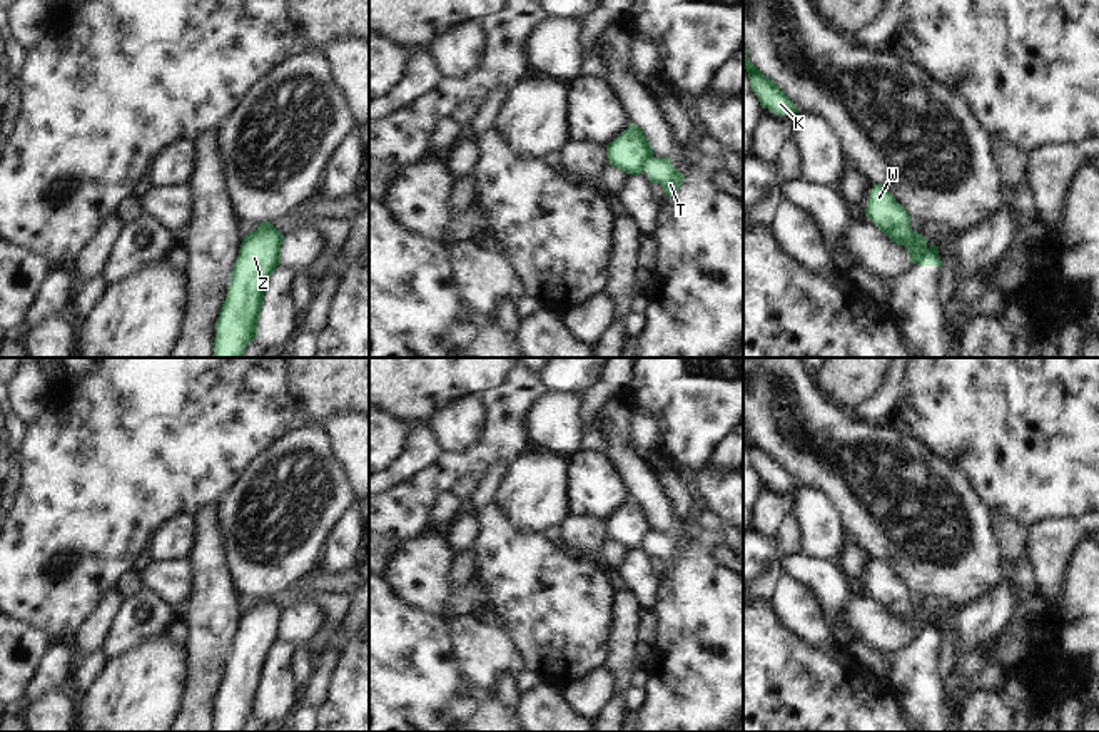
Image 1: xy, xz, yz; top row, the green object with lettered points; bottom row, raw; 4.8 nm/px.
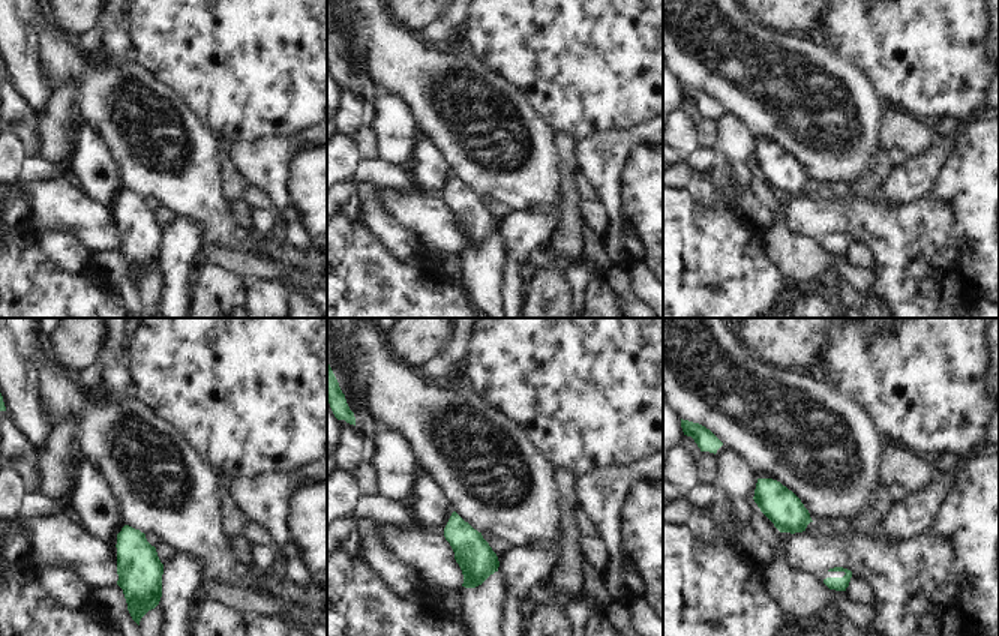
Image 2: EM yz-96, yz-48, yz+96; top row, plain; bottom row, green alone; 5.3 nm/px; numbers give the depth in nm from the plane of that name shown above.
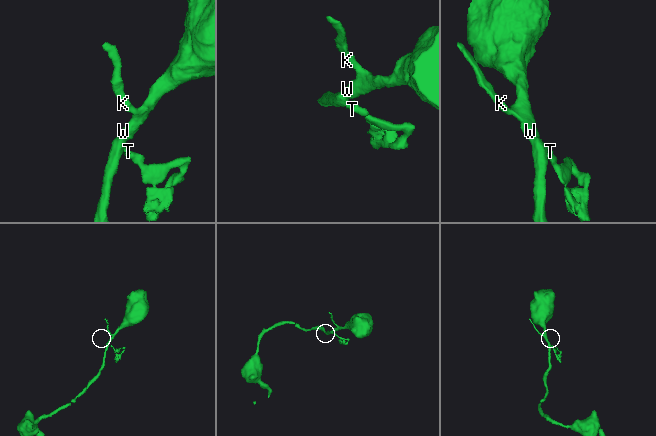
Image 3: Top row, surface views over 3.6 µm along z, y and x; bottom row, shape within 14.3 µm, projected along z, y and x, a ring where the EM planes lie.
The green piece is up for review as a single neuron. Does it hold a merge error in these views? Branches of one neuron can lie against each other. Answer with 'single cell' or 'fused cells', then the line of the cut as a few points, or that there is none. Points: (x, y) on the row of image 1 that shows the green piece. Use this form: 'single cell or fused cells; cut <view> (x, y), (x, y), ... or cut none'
fused cells; cut yz (927, 249), (914, 263)

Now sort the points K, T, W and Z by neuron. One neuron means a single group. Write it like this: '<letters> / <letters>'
K W Z / T

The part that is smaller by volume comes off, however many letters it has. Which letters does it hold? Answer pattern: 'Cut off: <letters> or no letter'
Cut off: T

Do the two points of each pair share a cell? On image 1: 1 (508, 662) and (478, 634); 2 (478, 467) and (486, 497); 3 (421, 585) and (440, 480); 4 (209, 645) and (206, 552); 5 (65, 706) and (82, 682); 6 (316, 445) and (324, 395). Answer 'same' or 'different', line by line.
1: same
2: different
3: different
4: same
5: different
6: different

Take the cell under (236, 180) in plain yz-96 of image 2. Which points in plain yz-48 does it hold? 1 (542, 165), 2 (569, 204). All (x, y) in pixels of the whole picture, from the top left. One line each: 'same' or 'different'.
1: different
2: same

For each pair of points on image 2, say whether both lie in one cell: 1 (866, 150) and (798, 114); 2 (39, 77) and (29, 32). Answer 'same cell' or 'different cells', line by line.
1: same cell
2: same cell

